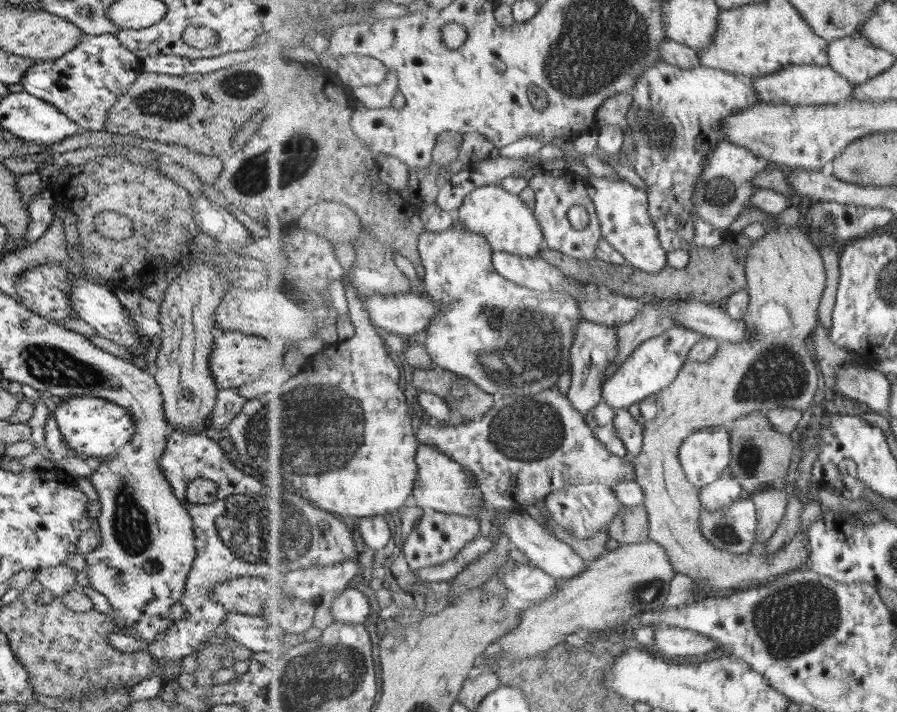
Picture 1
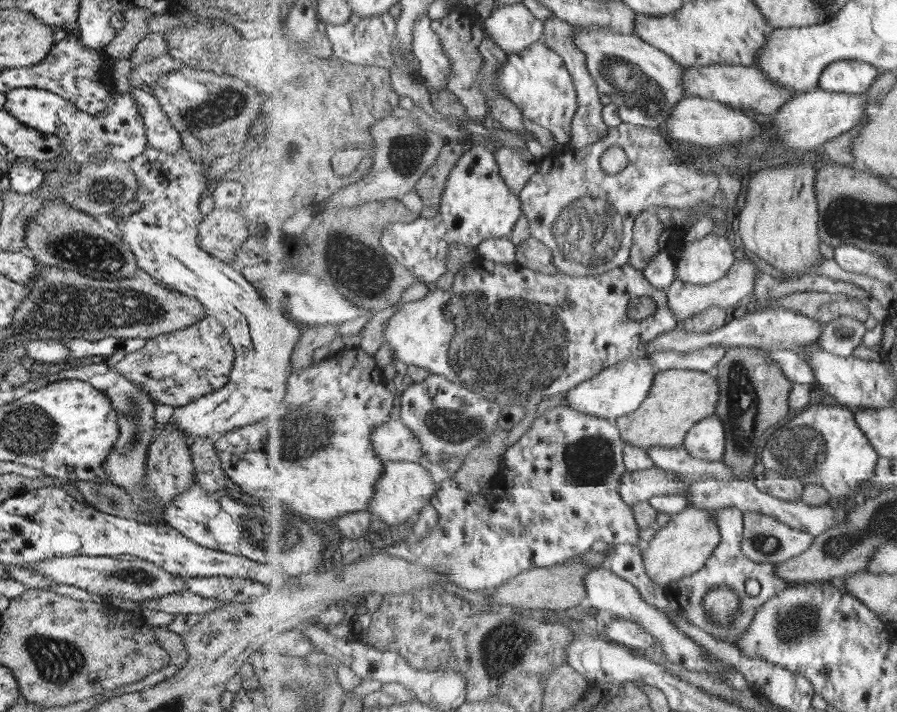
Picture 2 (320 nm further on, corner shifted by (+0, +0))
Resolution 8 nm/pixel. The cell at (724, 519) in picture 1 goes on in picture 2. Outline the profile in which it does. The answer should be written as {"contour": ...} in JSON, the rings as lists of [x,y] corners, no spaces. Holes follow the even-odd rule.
{"contour":[[[759,512],[744,513],[744,540],[741,541],[743,552],[758,563],[778,564],[795,558],[808,548],[813,547],[816,537],[809,532],[801,532],[785,524],[774,516],[765,515]]]}

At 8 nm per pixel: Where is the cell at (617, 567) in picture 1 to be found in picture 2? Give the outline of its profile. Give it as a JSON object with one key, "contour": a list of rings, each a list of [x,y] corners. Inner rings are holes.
{"contour":[[[689,506],[679,514],[672,515],[671,520],[656,535],[643,551],[646,571],[649,576],[667,588],[676,580],[691,576],[706,567],[713,551],[721,545],[721,528],[714,519],[712,511]]]}

